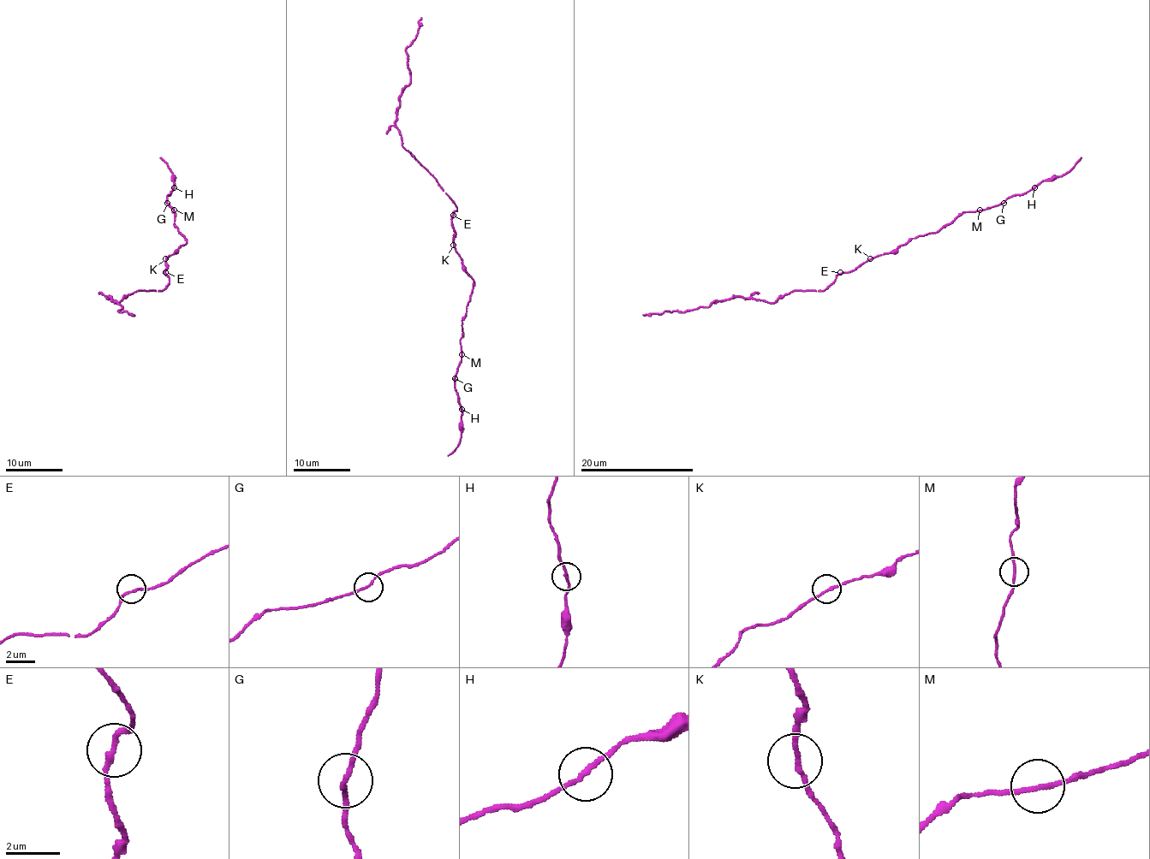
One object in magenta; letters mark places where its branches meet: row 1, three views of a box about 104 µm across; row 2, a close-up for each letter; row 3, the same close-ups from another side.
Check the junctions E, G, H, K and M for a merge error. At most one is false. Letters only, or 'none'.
none

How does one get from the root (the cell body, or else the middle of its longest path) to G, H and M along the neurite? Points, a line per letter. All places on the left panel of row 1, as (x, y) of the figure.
G: (165, 263), (165, 259), (187, 241), (174, 226), (175, 214), (167, 203)
H: (165, 263), (165, 259), (187, 241), (174, 226), (175, 214), (167, 203), (167, 196), (174, 187)
M: (165, 263), (165, 259), (187, 241), (174, 226), (174, 210)

